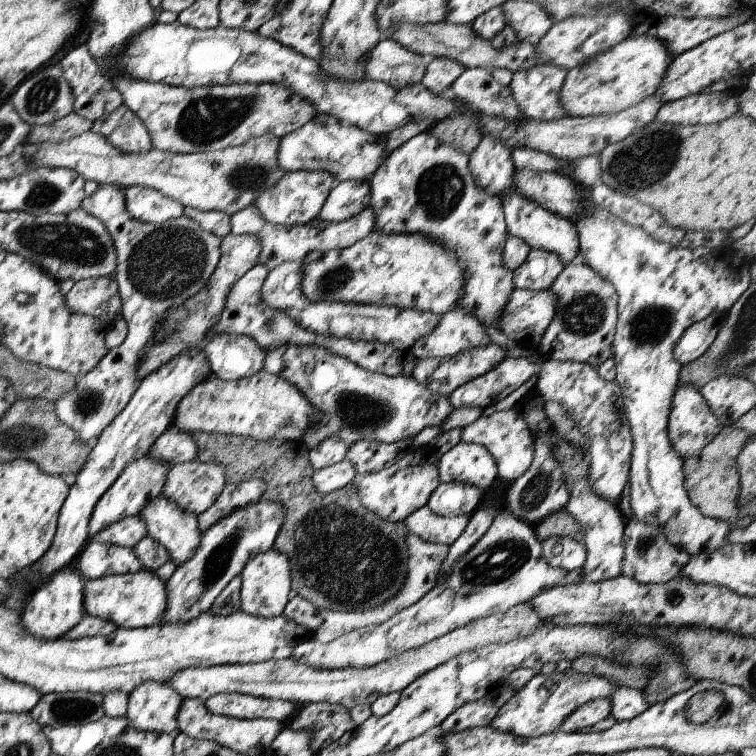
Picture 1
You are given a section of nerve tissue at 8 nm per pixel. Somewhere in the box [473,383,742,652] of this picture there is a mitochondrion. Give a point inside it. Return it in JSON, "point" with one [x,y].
{"point":[646,544]}

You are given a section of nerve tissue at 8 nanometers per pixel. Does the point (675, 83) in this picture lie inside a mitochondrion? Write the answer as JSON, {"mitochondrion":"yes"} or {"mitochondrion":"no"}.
{"mitochondrion":"no"}

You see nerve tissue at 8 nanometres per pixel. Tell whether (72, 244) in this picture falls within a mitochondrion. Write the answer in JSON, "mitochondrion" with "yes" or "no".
{"mitochondrion":"yes"}

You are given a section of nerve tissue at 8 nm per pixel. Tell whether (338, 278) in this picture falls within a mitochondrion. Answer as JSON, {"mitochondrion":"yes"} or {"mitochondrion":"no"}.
{"mitochondrion":"yes"}

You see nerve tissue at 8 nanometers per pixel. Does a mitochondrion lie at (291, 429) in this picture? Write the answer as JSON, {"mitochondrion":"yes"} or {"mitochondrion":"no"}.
{"mitochondrion":"yes"}

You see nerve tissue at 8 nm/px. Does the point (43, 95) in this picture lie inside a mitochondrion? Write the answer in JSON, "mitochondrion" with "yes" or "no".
{"mitochondrion":"yes"}

